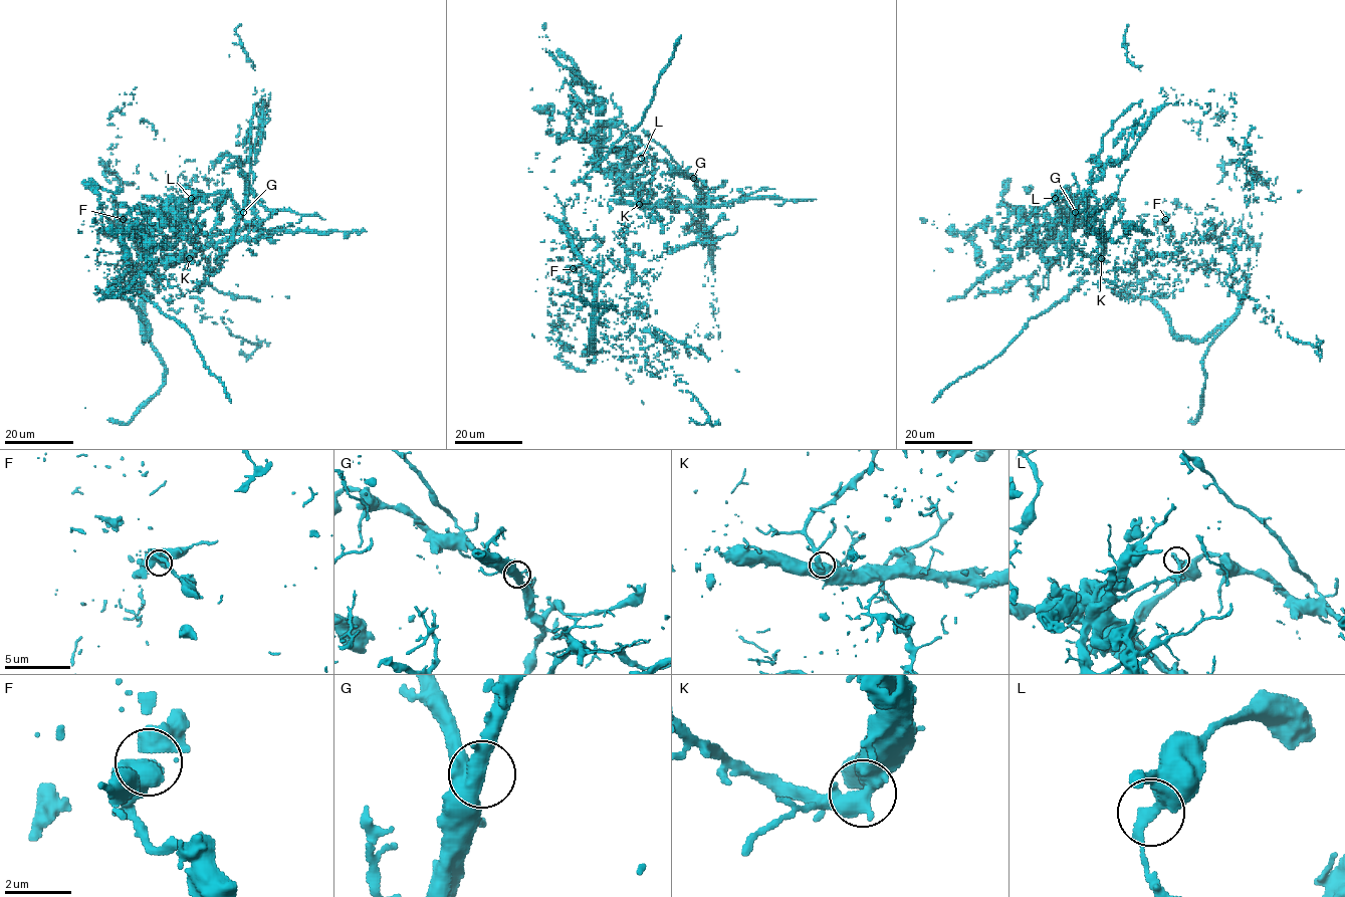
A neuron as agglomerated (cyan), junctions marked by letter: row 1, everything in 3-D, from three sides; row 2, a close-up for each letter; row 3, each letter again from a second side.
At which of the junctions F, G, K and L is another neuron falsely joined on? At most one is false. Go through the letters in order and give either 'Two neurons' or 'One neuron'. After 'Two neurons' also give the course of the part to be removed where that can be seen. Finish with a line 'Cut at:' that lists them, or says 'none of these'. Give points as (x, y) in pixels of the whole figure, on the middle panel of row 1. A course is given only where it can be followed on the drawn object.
F: One neuron
G: One neuron
K: One neuron
L: Two neurons. Course of the part to remove: (641, 158), (618, 185), (650, 187), (644, 206), (588, 199), (583, 179), (641, 122), (681, 35)
Cut at: L

